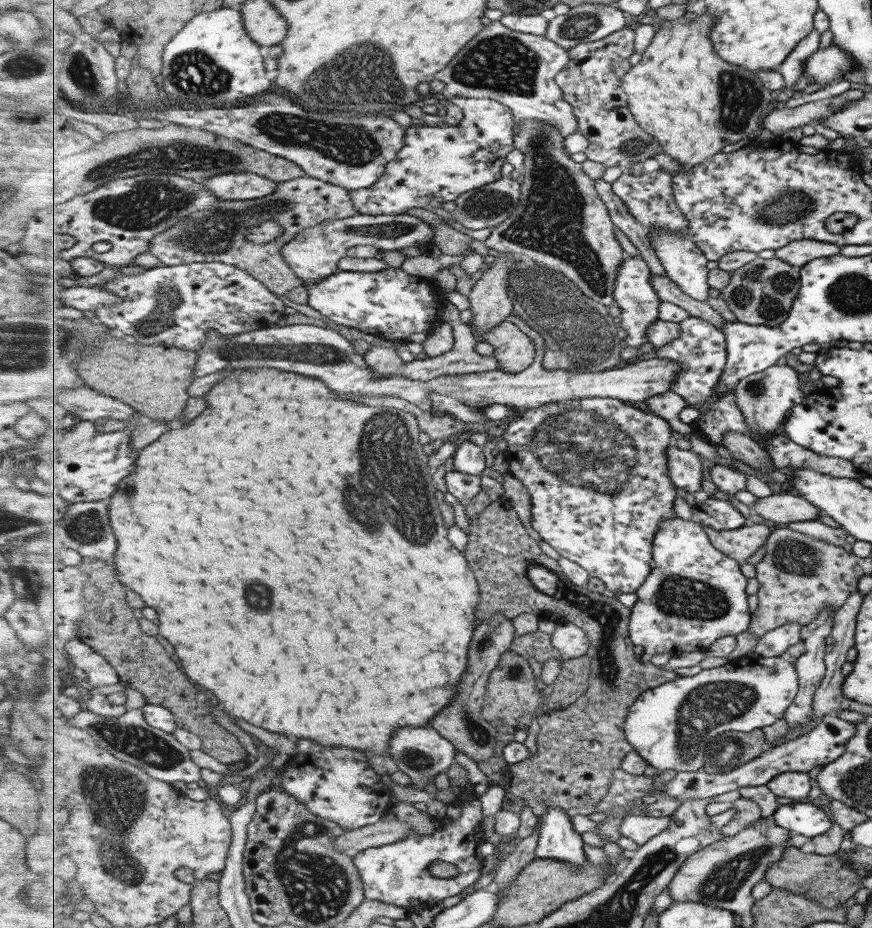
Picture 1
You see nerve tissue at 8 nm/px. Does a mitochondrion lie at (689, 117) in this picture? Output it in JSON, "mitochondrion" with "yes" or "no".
{"mitochondrion":"no"}

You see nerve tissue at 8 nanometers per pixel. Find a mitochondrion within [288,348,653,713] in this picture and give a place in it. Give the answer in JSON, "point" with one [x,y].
{"point":[594,448]}

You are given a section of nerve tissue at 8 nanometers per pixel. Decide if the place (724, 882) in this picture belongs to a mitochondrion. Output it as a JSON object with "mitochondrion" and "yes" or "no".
{"mitochondrion":"yes"}

